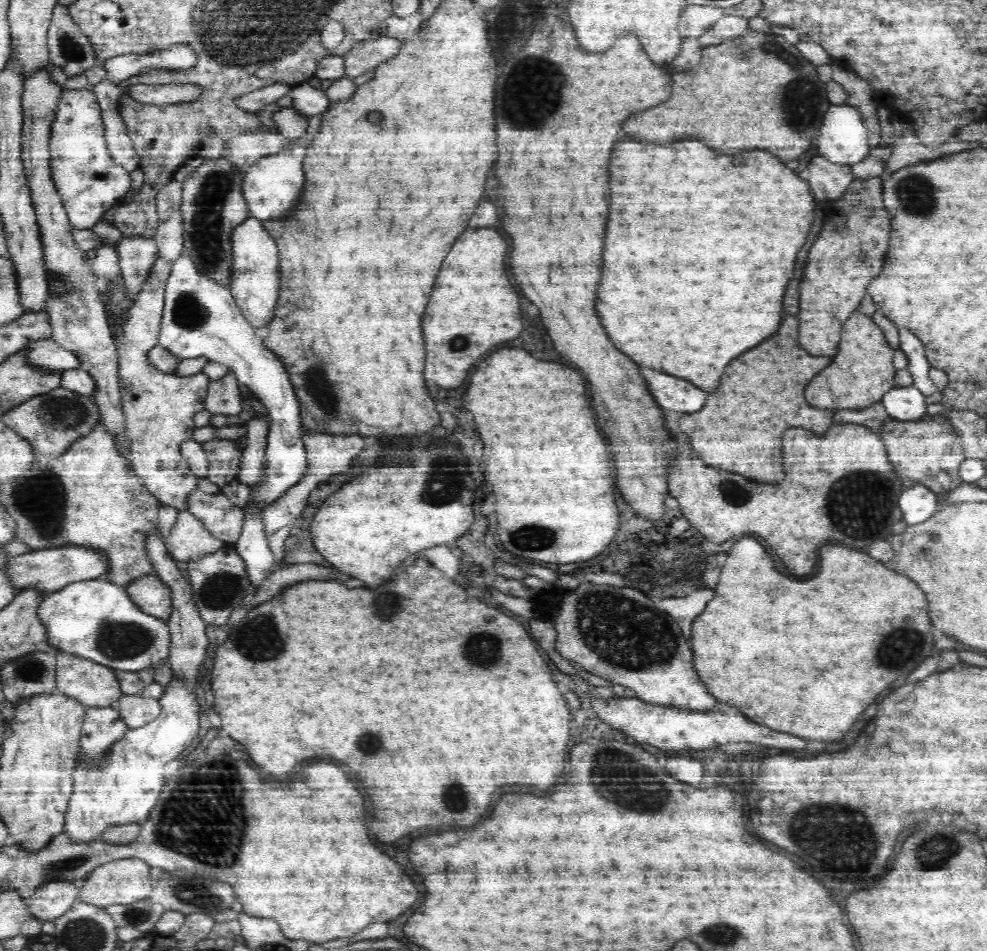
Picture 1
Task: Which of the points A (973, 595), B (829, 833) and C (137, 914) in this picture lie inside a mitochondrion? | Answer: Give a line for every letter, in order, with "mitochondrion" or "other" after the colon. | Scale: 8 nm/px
A: other
B: mitochondrion
C: mitochondrion

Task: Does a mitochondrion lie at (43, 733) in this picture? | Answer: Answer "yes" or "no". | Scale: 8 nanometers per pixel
no

